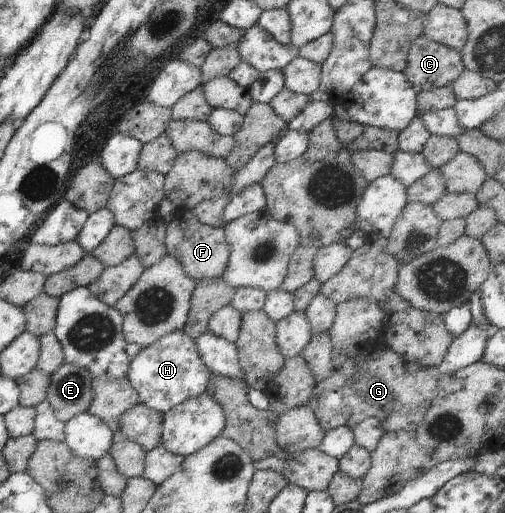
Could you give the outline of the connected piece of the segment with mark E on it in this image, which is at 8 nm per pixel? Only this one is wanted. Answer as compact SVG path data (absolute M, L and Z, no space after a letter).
M66 363L50 376L47 401L59 422L65 424L88 411L94 396L94 380L86 369Z

